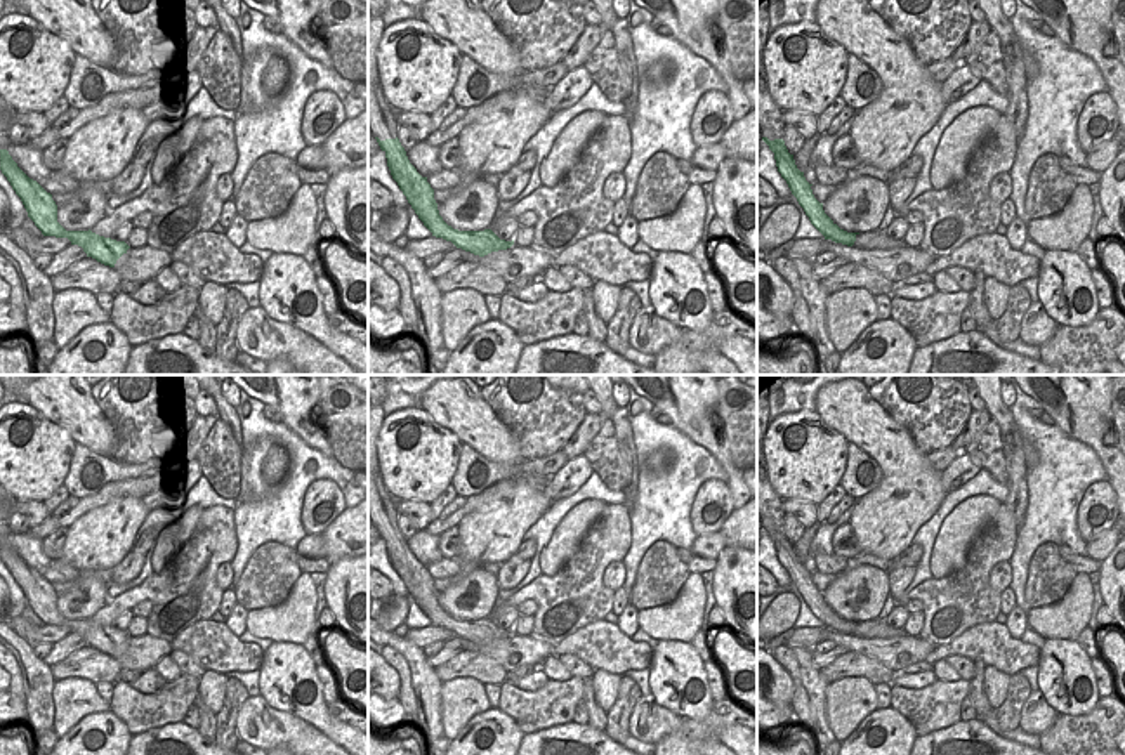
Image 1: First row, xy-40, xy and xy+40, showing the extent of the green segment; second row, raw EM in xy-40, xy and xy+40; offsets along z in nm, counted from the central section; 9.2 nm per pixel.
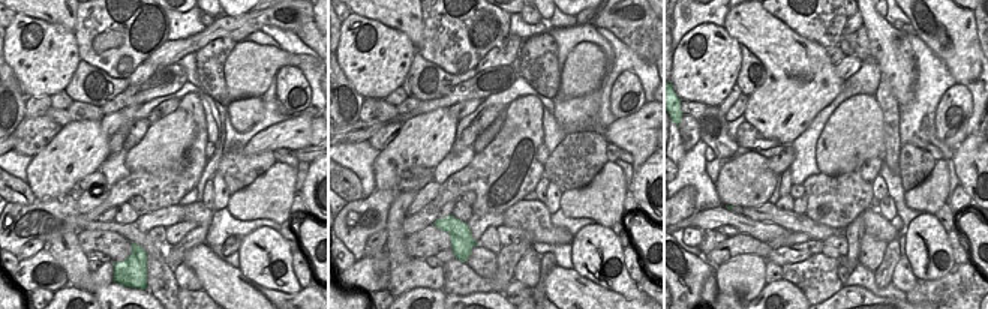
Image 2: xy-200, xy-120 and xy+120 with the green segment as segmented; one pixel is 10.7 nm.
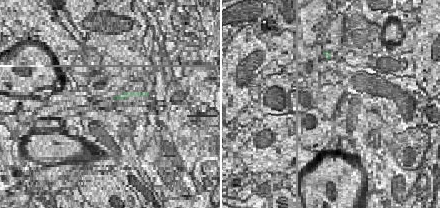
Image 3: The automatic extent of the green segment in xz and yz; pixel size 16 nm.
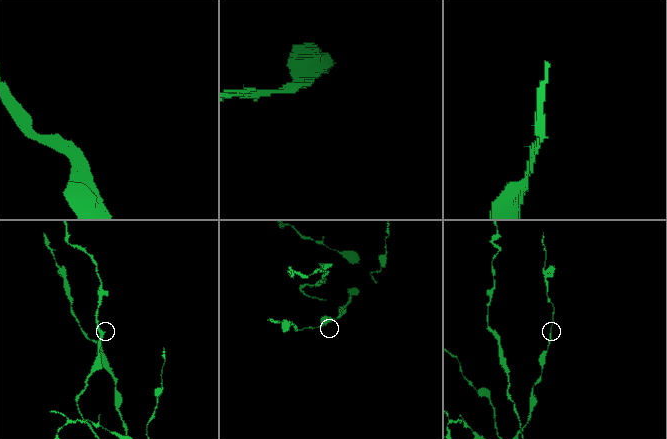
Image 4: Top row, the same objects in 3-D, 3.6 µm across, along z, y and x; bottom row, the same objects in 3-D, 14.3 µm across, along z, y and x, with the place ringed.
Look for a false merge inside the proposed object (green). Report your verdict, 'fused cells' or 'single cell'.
fused cells

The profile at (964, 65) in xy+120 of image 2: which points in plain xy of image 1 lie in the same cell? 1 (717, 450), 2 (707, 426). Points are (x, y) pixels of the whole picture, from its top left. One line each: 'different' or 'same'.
1: same
2: same

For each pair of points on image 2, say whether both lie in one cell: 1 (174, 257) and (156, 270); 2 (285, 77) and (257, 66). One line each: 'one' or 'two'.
1: two
2: two

